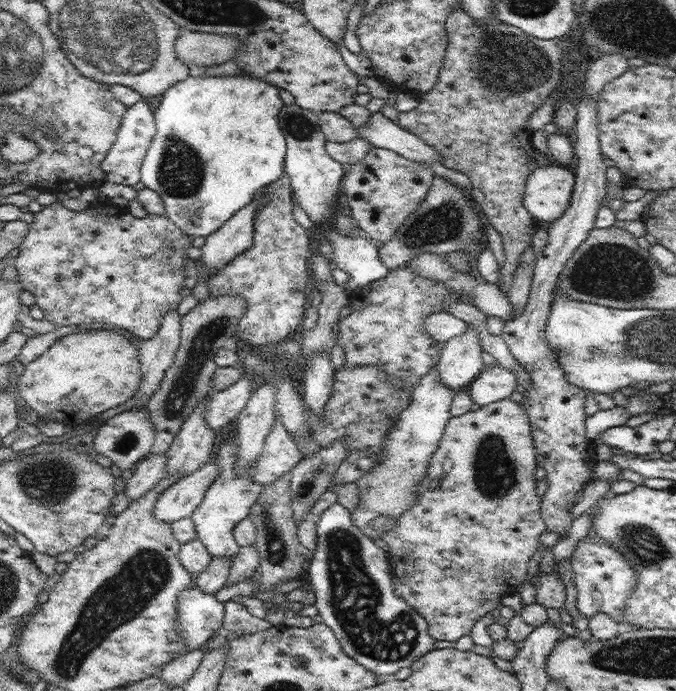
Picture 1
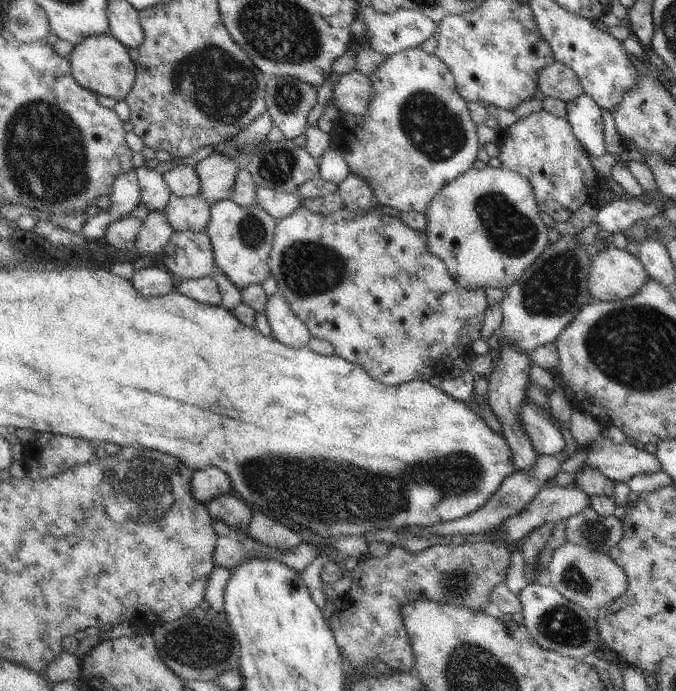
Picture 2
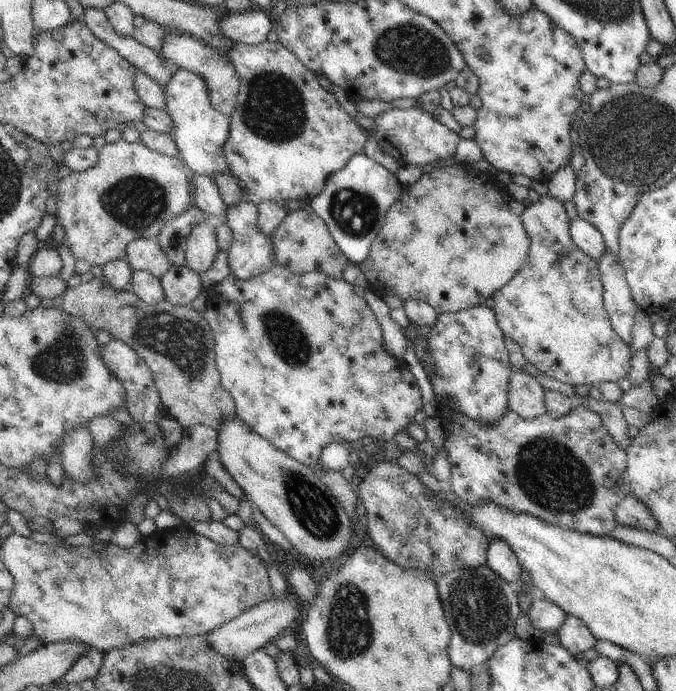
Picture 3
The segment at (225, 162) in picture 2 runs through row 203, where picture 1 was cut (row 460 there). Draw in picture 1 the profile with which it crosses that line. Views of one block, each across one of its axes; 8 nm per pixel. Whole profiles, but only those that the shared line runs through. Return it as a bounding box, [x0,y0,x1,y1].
[155,459,220,524]

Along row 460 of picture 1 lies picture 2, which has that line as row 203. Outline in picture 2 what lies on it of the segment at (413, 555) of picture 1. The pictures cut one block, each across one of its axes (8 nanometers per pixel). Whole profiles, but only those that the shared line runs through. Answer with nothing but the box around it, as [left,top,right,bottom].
[424,169,550,289]

